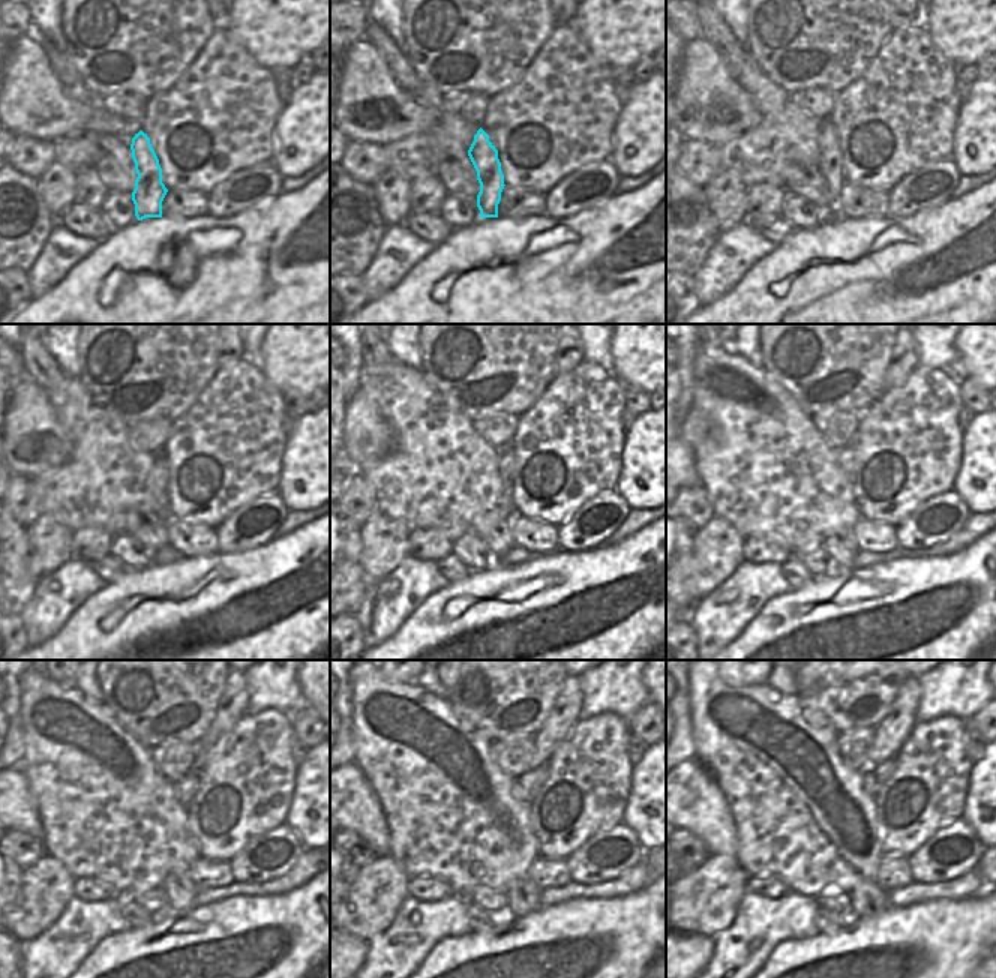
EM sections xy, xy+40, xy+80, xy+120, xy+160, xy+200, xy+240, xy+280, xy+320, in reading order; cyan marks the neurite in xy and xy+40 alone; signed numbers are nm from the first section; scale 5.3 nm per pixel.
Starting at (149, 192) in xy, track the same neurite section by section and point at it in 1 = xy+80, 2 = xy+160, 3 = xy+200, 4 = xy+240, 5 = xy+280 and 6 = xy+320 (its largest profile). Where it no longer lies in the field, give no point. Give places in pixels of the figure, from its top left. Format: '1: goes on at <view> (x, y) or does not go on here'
1: goes on at xy+80 (830, 165)
2: goes on at xy+160 (504, 455)
3: goes on at xy+200 (846, 456)
4: goes on at xy+240 (185, 789)
5: goes on at xy+280 (525, 786)
6: goes on at xy+320 (873, 780)

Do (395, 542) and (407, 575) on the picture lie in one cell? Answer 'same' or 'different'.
different

